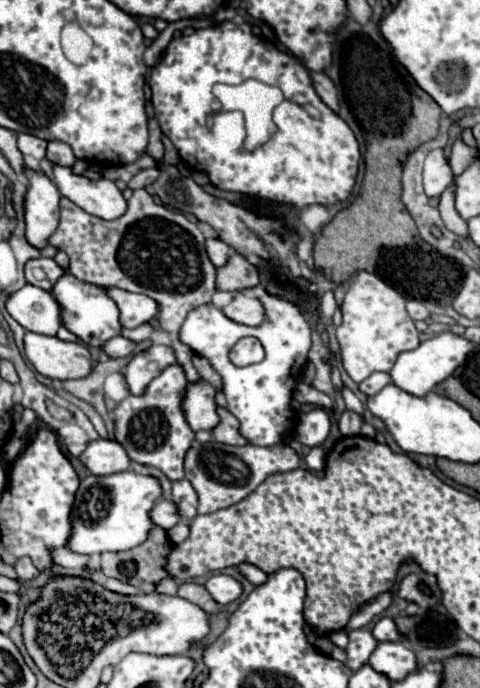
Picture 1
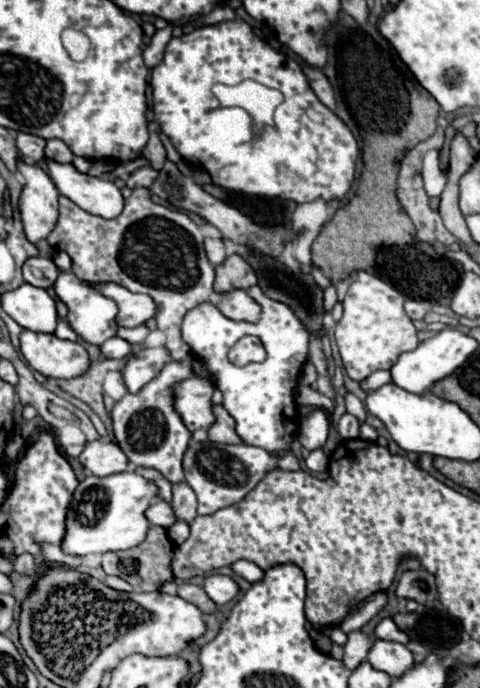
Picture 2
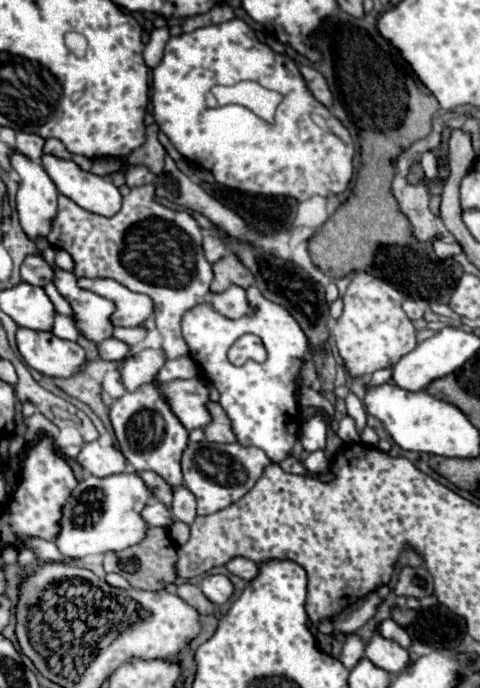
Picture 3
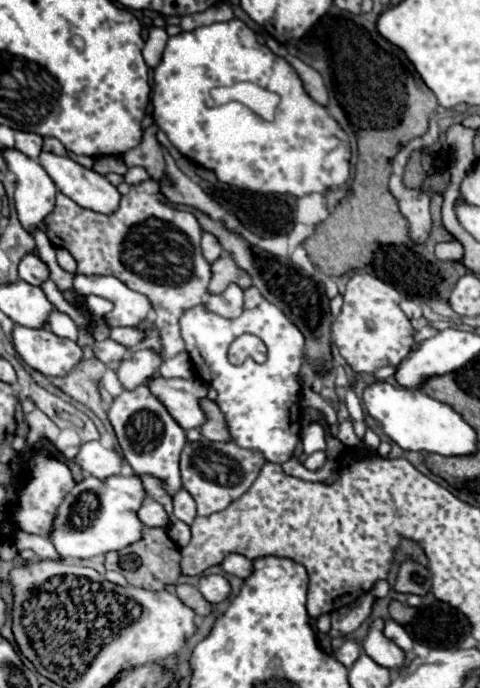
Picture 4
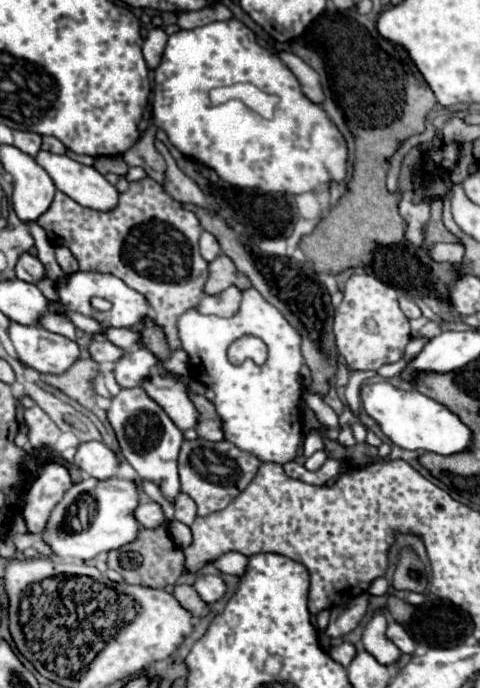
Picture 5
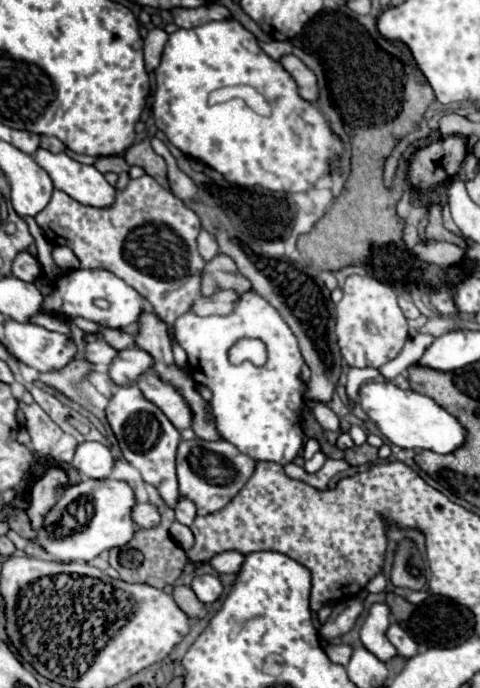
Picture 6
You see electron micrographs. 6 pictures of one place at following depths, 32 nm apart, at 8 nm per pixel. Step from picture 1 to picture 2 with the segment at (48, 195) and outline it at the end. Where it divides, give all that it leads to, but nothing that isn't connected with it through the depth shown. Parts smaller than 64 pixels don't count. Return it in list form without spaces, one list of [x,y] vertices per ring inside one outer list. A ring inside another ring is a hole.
[[[20,162],[18,170],[26,178],[26,184],[20,196],[24,232],[32,244],[38,244],[46,240],[48,234],[56,228],[60,194],[54,182],[50,180],[50,176],[42,168]]]

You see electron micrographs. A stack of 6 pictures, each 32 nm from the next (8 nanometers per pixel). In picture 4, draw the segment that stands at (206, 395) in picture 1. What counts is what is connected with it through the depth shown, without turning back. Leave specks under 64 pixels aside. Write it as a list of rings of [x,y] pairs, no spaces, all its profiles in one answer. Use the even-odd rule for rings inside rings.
[[[156,372],[156,376],[148,382],[152,392],[164,400],[164,406],[168,412],[172,412],[174,420],[184,428],[200,428],[208,418],[200,406],[200,402],[206,398],[208,388],[200,378],[190,380],[164,380]]]

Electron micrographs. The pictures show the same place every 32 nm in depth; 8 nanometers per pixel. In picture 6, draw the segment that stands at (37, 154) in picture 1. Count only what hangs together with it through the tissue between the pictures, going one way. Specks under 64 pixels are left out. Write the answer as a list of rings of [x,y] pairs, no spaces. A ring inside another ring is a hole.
[[[12,130],[12,144],[26,154],[34,154],[40,148],[40,136],[26,130]]]

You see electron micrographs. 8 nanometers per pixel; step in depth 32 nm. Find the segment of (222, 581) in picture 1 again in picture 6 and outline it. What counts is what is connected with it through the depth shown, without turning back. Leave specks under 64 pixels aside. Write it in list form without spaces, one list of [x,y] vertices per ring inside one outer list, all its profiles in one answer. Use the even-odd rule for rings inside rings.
[[[210,574],[196,576],[192,582],[192,590],[196,592],[198,600],[202,600],[204,604],[210,604],[210,602],[216,602],[220,598],[222,582],[218,580],[218,576],[210,576]]]

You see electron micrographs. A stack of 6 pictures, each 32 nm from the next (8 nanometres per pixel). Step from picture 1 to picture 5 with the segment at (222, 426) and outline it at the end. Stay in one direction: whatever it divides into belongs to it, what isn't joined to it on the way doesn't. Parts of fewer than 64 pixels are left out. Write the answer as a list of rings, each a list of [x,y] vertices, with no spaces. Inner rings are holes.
[[[192,396],[192,400],[196,400],[196,408],[200,412],[200,424],[196,426],[198,436],[212,440],[212,442],[226,440],[224,430],[222,430],[222,420],[216,412],[216,406],[210,400],[206,400],[204,396]]]

